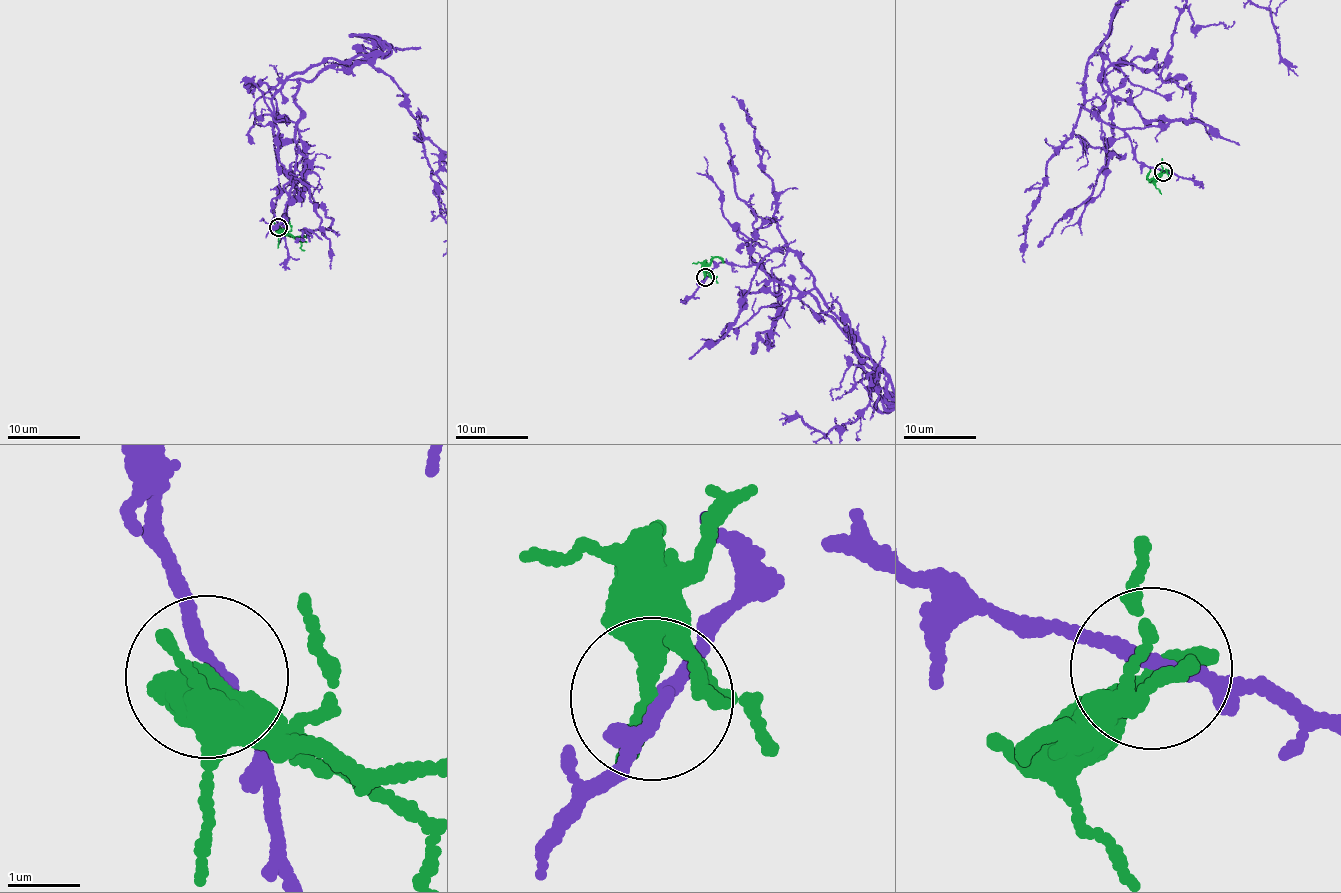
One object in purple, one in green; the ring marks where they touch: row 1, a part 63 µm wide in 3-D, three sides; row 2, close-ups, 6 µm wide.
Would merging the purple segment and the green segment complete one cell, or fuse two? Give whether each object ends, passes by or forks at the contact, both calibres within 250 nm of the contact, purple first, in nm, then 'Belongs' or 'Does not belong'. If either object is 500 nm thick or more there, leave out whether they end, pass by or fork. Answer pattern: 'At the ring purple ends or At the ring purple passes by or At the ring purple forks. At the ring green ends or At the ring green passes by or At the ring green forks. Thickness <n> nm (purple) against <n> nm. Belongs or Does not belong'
At the ring purple passes by. At the ring green ends. Thickness 160 nm (purple) against 400 nm. Does not belong

